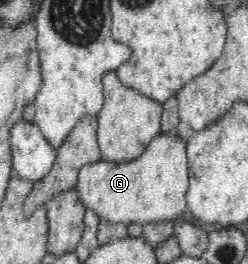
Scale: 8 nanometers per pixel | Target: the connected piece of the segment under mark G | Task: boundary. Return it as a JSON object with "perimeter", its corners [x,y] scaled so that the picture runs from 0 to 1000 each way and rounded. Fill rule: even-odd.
{"perimeter":[[[629,504],[577,576],[540,606],[435,610],[407,602],[339,621],[323,640],[310,720],[339,792],[371,795],[403,833],[452,848],[585,852],[706,837],[750,811],[750,727],[762,712],[754,542],[726,511]]]}

